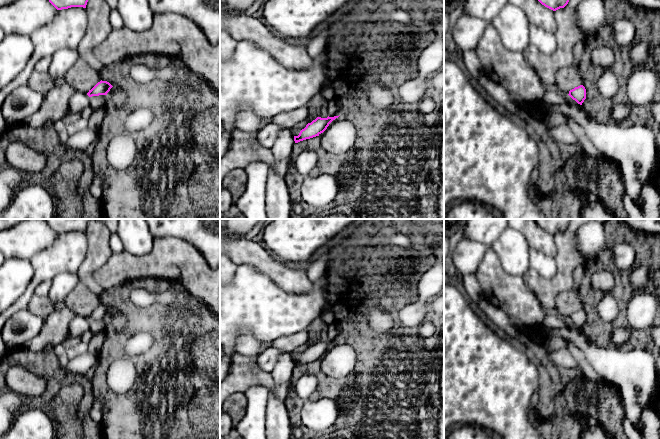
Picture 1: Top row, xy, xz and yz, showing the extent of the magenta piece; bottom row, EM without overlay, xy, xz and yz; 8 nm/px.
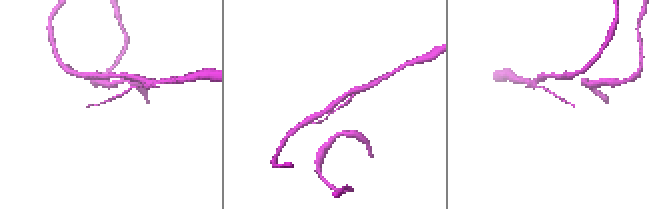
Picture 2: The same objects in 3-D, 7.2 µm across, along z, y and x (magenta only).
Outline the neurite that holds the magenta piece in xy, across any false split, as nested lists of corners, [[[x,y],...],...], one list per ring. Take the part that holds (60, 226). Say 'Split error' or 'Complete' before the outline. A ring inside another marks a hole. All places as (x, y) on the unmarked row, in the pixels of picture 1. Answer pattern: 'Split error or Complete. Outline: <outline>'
Complete. Outline: [[[45,219],[57,234],[71,231],[86,232],[89,220],[90,219]]]

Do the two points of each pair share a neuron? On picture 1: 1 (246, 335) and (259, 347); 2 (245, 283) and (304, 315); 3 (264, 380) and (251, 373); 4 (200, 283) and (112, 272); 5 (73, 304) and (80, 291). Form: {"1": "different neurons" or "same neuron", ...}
{"1": "same neuron", "2": "same neuron", "3": "same neuron", "4": "same neuron", "5": "same neuron"}

